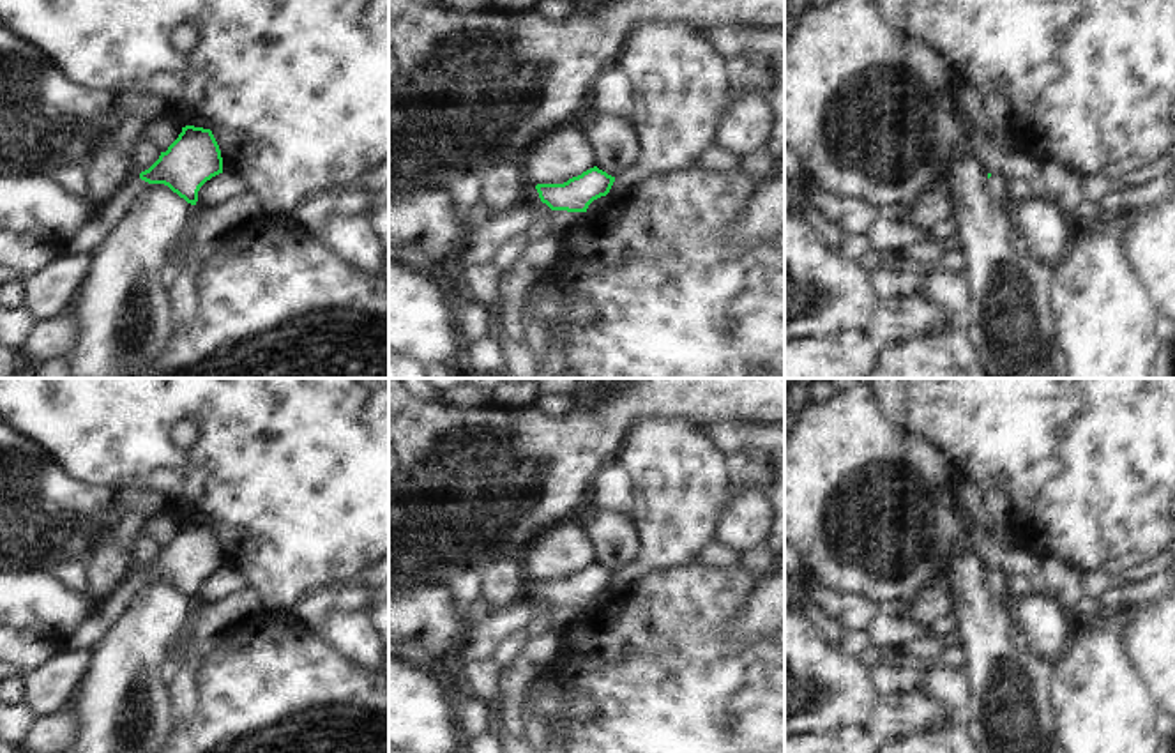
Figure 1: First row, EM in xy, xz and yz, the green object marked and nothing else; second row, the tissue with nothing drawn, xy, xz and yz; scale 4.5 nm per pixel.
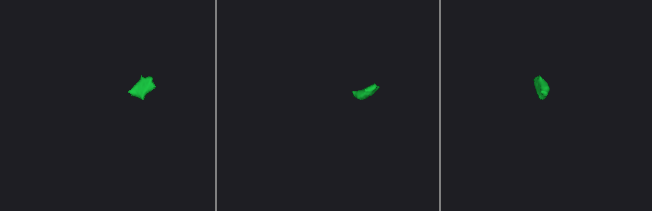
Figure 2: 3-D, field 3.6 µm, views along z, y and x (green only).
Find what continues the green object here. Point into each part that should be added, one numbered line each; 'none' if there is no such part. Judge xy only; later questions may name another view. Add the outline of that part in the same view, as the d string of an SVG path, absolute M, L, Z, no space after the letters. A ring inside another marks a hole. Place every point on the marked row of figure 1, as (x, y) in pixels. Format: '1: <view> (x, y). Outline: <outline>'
1: xy (92, 232). Outline: M138 171L111 194L110 202L94 210L92 217L83 221L67 242L49 246L53 258L65 255L88 255L92 256L99 244L118 224L127 205L143 193L150 184L140 179Z

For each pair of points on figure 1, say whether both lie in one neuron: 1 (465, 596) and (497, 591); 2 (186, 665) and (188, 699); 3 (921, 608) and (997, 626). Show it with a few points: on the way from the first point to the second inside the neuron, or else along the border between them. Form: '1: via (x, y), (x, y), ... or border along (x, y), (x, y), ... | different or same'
1: border along (481, 575), (477, 598) | different
2: via (186, 674), (186, 690) | same
3: border along (942, 577), (949, 587), (955, 612) | different

